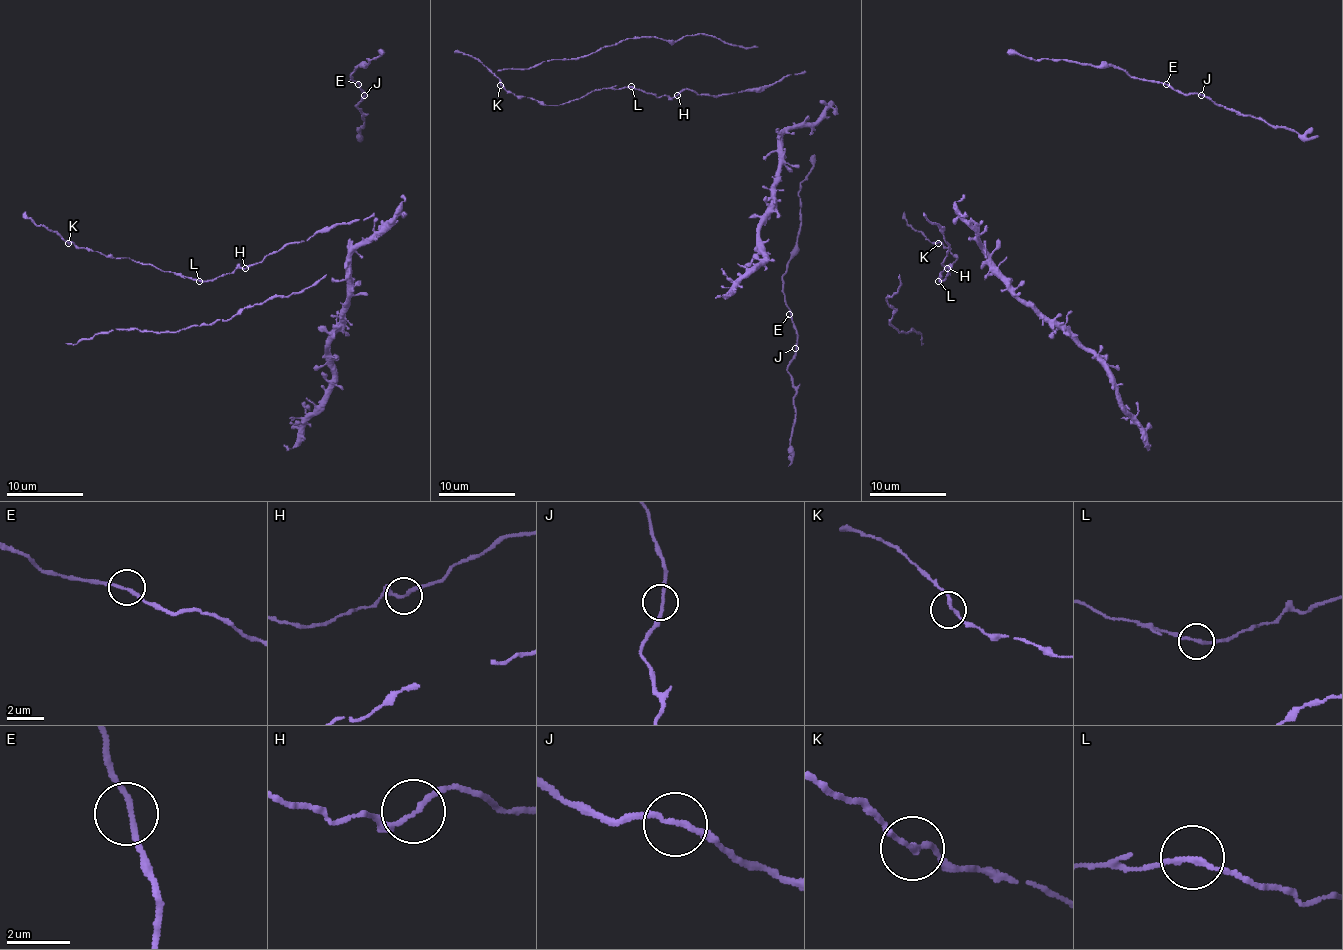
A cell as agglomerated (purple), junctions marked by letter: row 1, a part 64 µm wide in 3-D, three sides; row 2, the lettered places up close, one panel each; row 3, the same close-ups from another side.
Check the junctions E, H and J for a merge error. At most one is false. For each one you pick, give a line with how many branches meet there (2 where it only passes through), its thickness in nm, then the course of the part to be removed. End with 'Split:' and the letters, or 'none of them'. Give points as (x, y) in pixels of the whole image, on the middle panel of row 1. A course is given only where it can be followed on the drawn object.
Split: none of them

